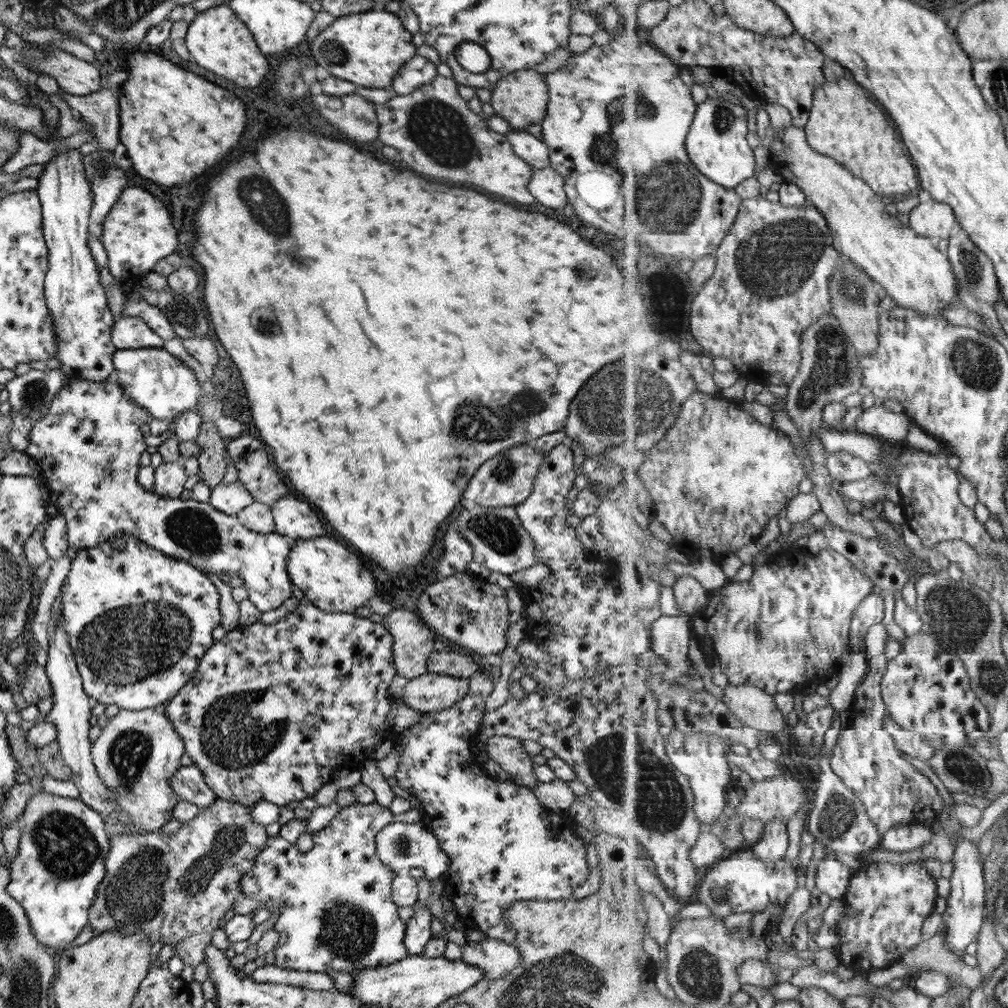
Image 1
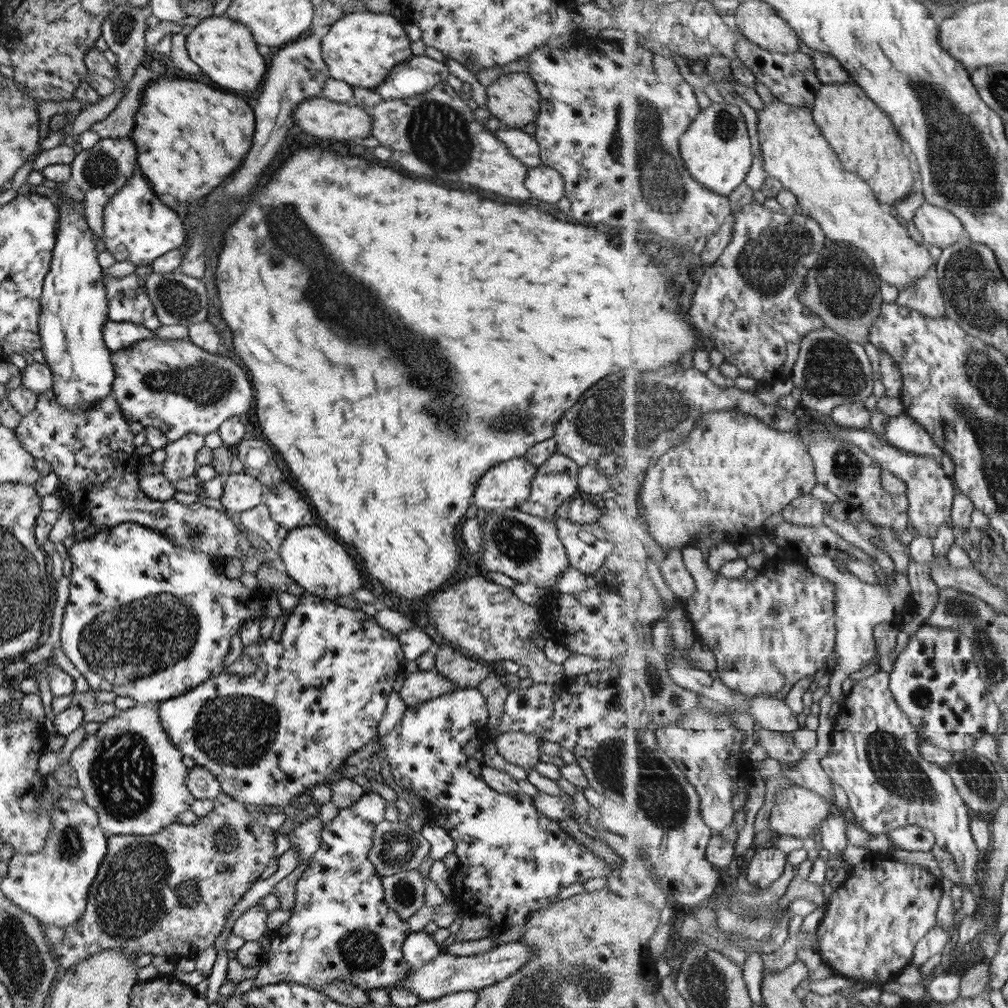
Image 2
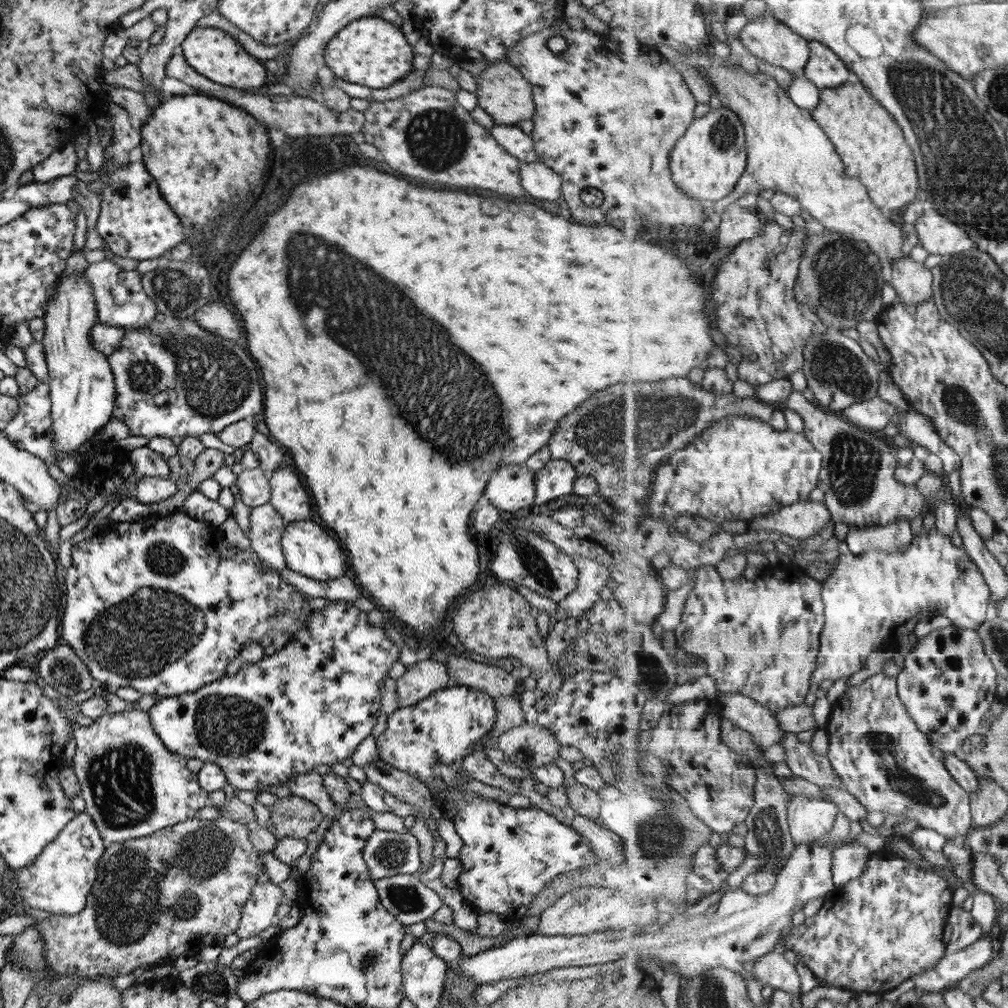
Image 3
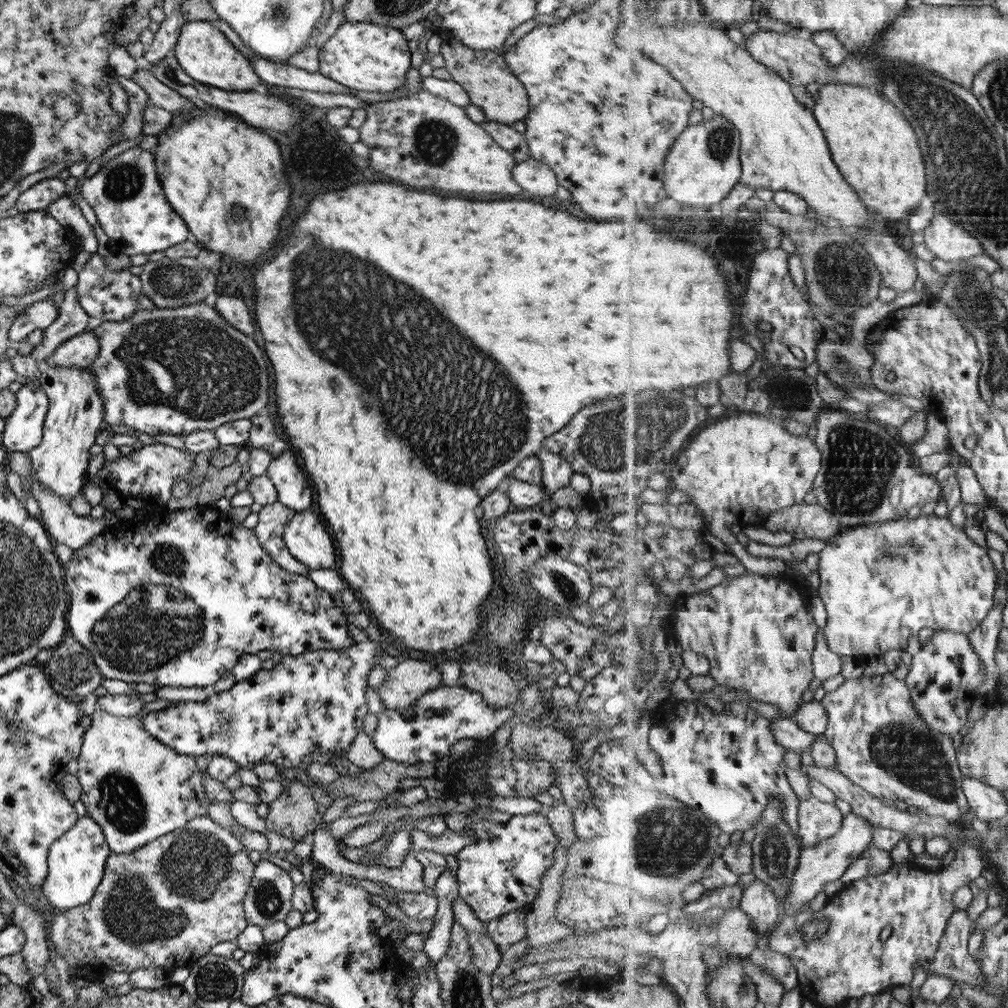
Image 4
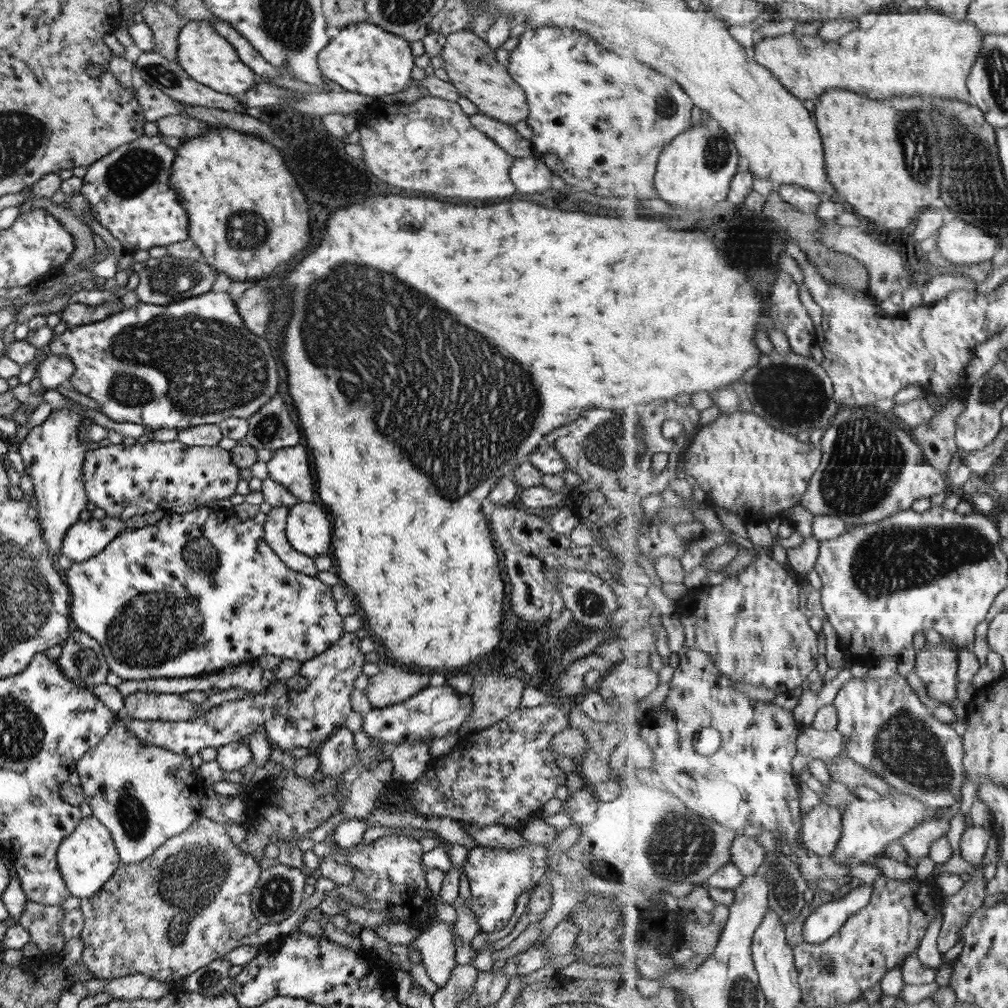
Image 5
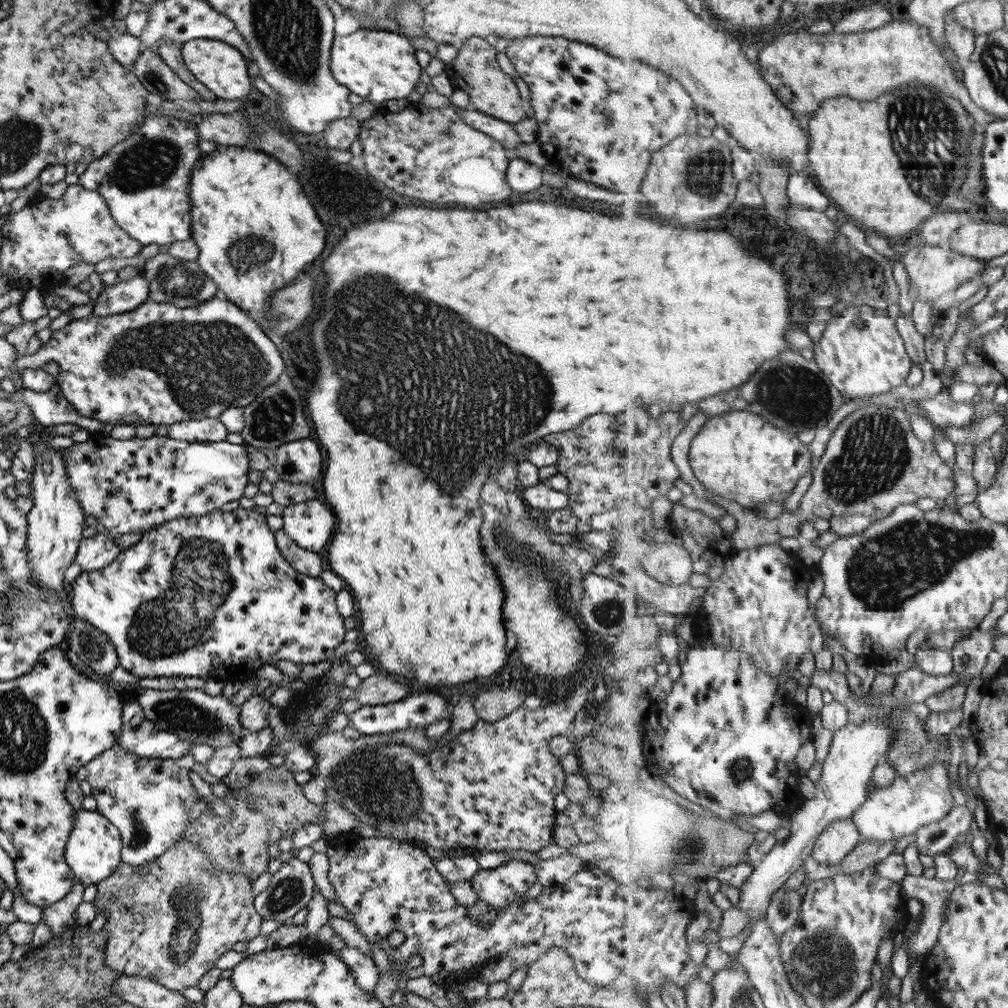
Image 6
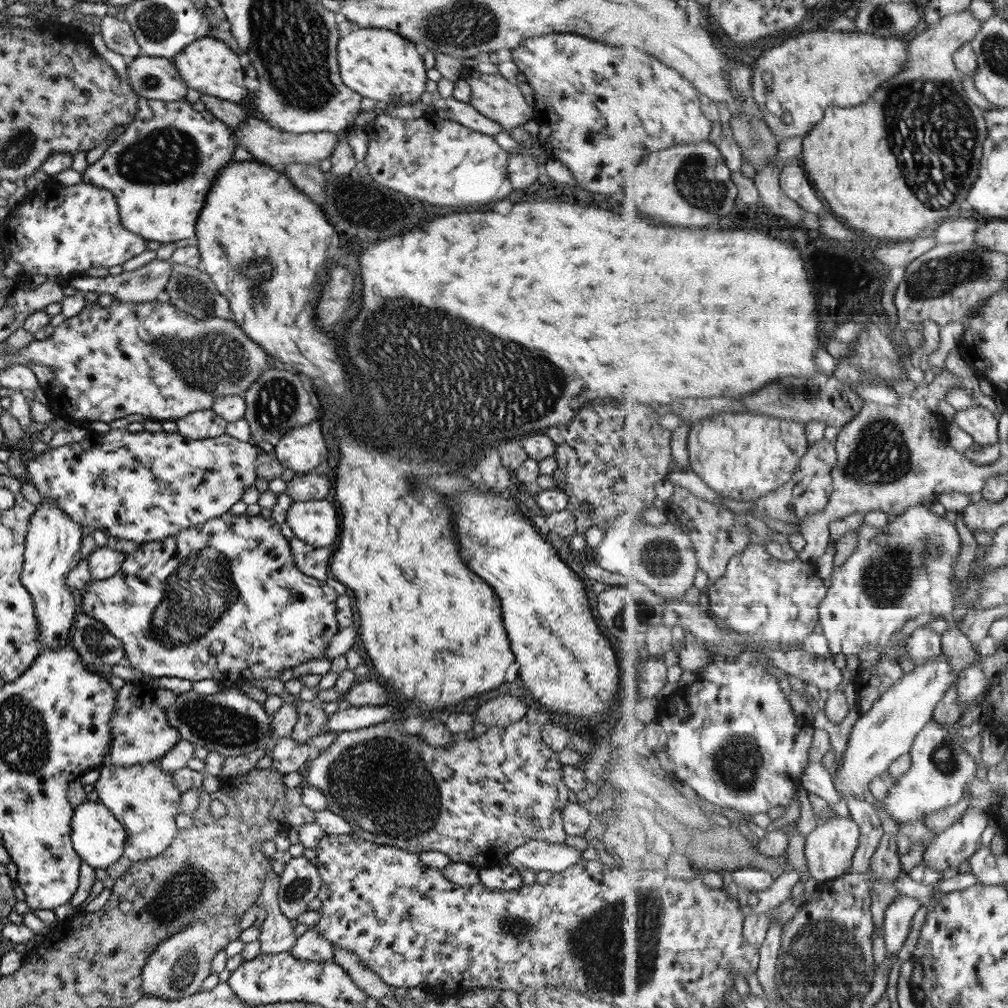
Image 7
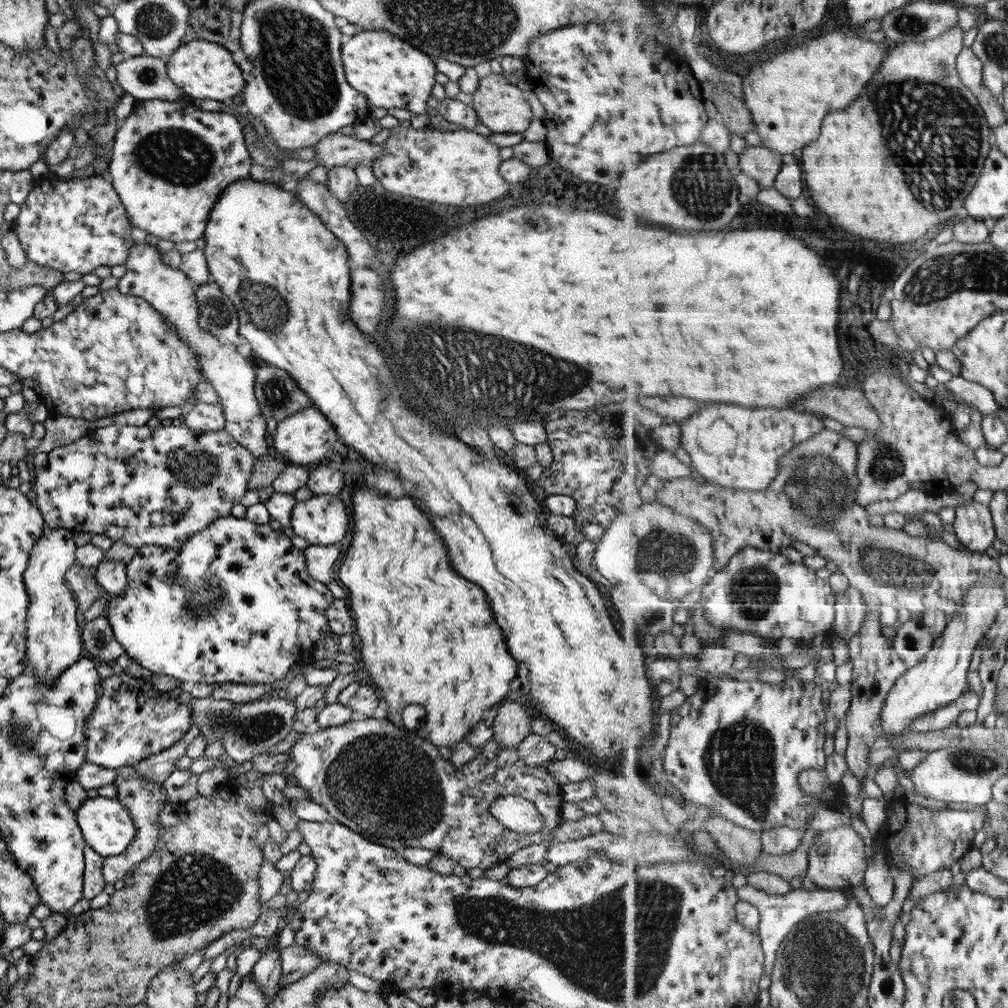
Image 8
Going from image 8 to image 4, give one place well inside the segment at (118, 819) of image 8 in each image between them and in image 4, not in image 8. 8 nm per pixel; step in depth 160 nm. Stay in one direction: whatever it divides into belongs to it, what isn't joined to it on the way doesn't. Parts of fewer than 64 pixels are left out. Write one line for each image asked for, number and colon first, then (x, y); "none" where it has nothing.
4: (75, 861)
5: (86, 858)
6: (92, 851)
7: (97, 838)

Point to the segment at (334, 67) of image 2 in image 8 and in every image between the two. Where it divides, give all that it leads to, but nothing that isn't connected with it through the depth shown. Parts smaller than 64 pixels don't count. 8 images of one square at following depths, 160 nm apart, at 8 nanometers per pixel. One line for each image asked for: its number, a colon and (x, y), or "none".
3: (369, 51)
4: (363, 56)
5: (363, 58)
6: (378, 65)
7: (377, 64)
8: (389, 73)

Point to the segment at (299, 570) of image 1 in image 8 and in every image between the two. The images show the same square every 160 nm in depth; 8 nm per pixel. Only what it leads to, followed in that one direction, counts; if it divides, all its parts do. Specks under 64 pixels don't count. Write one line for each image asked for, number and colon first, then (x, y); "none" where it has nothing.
2: (310, 556)
3: (310, 550)
4: (307, 540)
5: (308, 530)
6: (310, 524)
7: (314, 522)
8: (321, 520)

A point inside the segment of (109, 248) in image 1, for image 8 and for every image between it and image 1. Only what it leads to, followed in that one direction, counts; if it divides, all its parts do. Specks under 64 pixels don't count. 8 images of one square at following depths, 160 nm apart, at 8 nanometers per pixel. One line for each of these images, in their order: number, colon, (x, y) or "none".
2: (137, 227)
3: (134, 221)
4: (125, 195)
5: (128, 192)
6: (144, 180)
7: (159, 169)
8: (169, 162)

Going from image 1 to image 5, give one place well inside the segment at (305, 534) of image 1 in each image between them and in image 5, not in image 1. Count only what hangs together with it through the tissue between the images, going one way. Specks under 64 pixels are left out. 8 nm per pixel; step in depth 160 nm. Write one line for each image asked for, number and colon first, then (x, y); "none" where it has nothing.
2: (288, 508)
3: (287, 496)
4: (293, 488)
5: (289, 467)

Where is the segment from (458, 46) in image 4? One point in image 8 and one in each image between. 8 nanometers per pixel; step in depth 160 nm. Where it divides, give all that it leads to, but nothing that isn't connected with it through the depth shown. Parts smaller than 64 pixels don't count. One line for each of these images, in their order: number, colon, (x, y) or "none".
5: (470, 65)
6: (491, 92)
7: (492, 96)
8: (501, 107)

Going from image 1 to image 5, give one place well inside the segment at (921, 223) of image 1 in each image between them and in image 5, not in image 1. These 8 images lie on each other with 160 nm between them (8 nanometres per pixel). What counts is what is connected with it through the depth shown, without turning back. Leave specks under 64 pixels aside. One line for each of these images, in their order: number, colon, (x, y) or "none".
2: (938, 226)
3: (939, 235)
4: (946, 239)
5: (961, 242)

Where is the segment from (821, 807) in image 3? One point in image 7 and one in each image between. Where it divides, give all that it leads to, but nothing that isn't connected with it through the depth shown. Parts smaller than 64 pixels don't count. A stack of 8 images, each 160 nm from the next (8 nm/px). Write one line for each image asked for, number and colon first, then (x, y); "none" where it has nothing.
4: (818, 821)
5: (823, 827)
6: (838, 840)
7: (830, 849)

